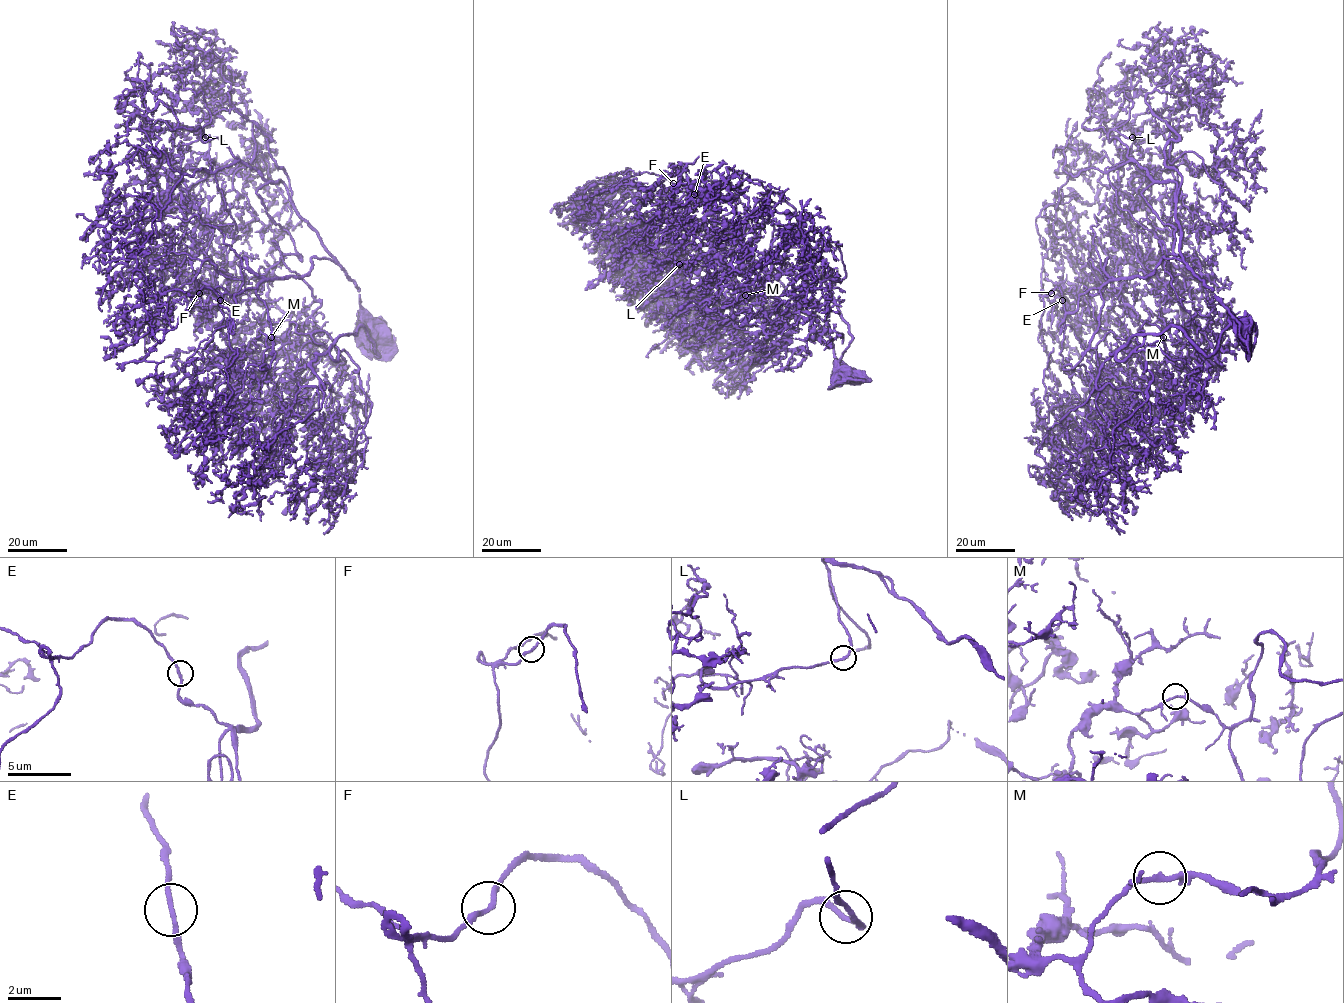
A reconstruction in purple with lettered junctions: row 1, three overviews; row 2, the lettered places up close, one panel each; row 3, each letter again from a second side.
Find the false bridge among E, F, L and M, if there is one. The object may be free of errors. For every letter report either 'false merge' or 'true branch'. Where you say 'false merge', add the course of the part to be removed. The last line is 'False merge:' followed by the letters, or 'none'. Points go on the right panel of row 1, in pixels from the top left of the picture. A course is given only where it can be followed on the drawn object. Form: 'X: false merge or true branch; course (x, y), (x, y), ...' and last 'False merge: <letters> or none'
E: true branch
F: true branch
L: true branch
M: true branch
False merge: none

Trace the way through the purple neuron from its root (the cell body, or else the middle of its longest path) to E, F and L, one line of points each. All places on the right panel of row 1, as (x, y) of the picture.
E: (1244, 331), (1208, 356), (1138, 334), (1118, 360), (1144, 322), (1170, 401), (1098, 366), (1099, 288), (1062, 299)
F: (1244, 331), (1118, 360), (1144, 322), (1170, 401), (1098, 366), (1099, 288), (1052, 293)
L: (1244, 331), (1118, 360), (1144, 322), (1170, 401), (1098, 366), (1100, 289), (1182, 259), (1132, 137)

